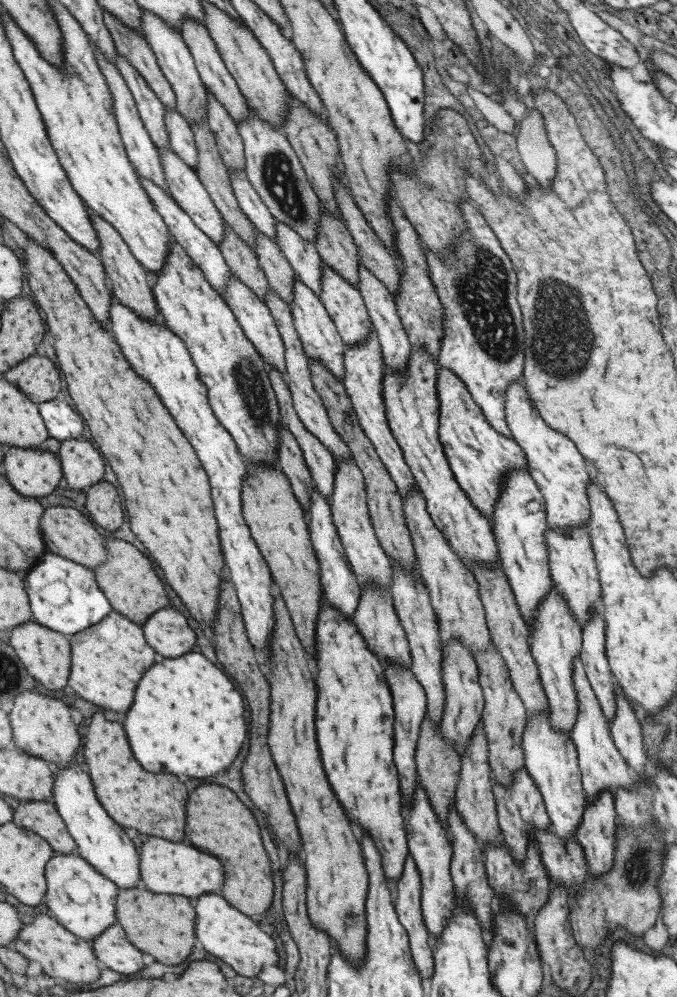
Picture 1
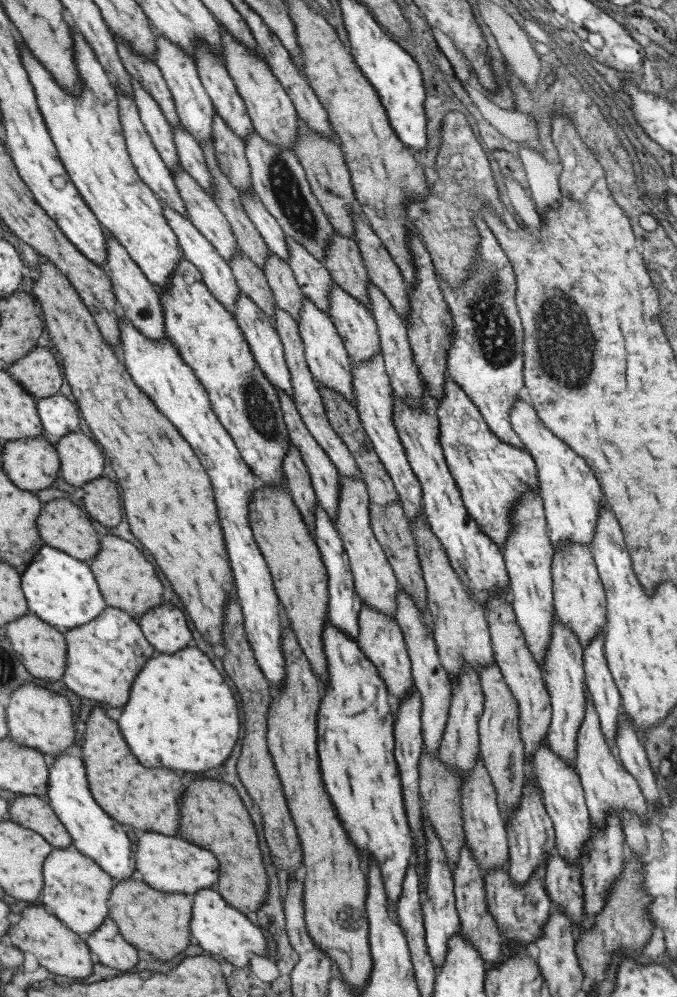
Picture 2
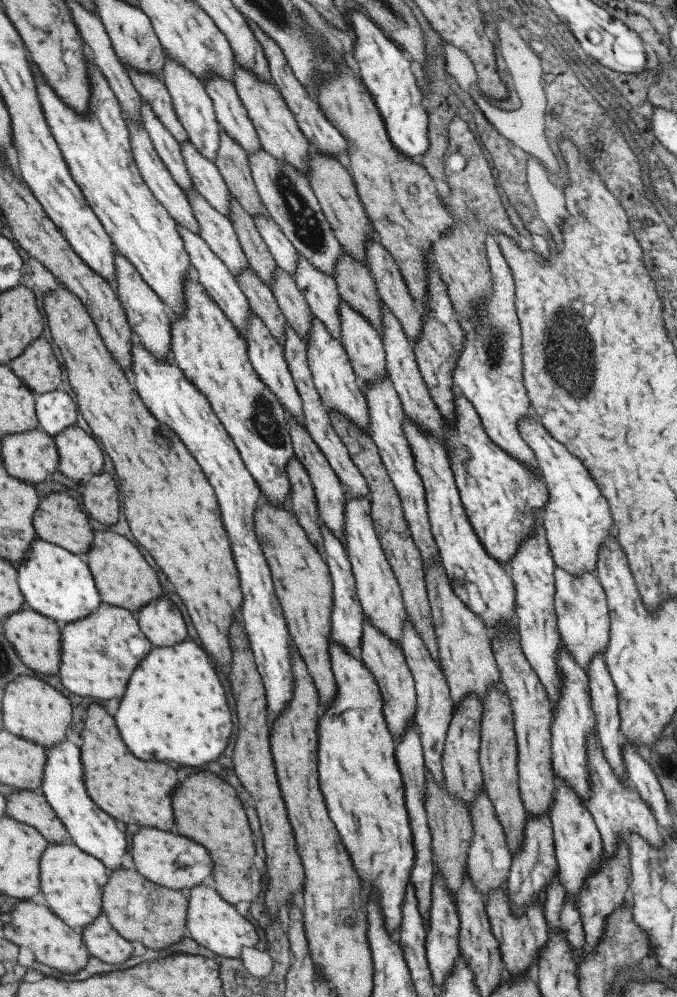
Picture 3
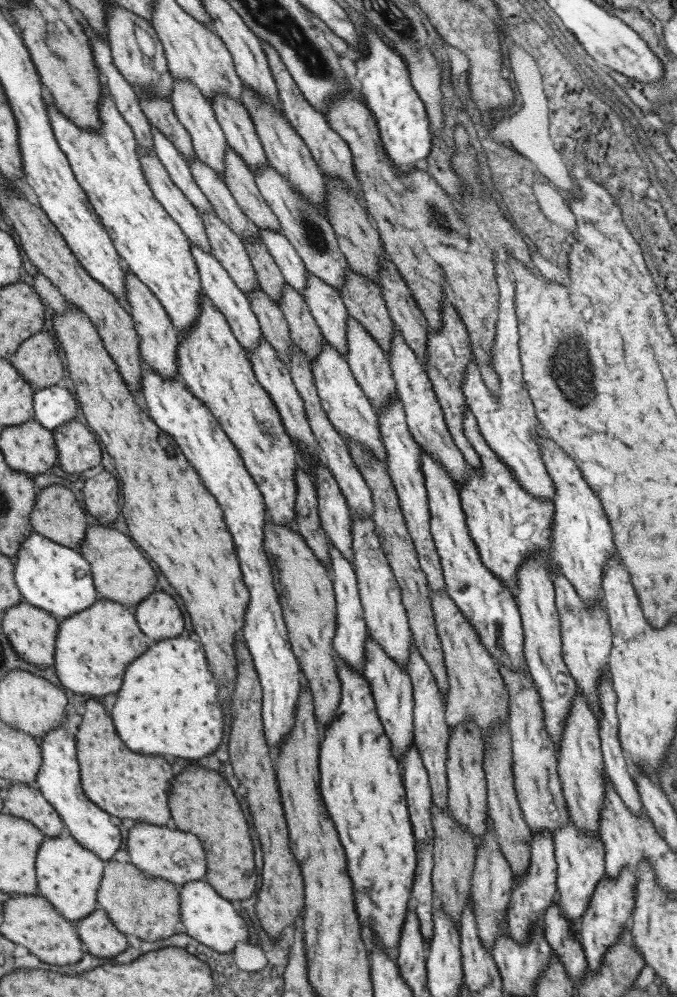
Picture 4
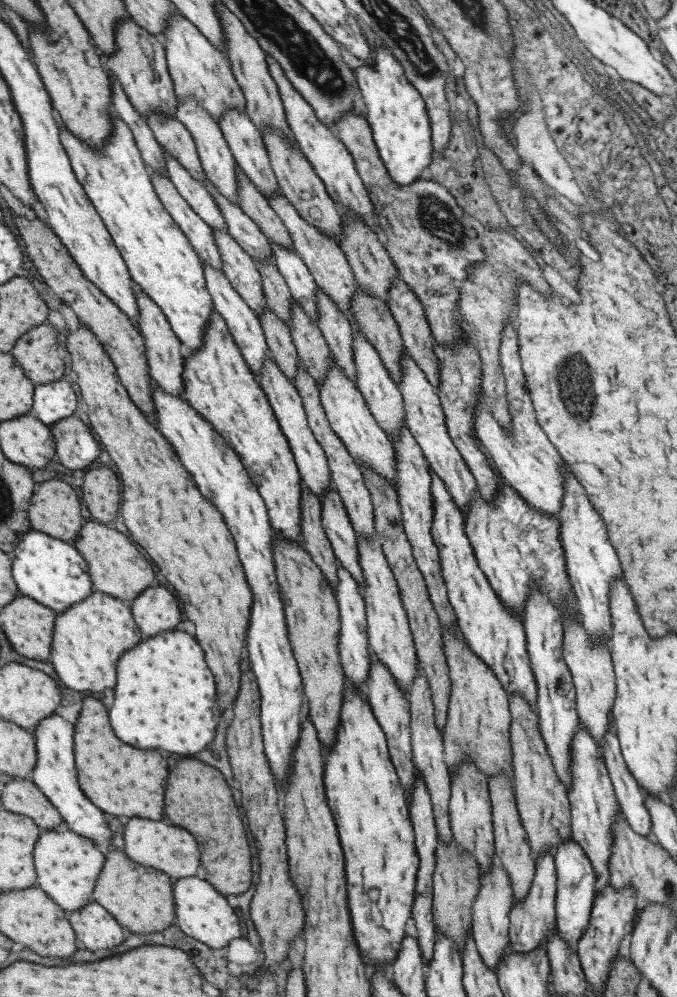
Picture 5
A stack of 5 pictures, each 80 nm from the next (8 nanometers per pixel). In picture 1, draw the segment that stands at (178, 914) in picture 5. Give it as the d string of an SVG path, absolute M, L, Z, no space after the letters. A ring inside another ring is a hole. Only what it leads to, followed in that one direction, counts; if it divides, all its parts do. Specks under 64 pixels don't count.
M206 892L193 901L195 909L194 935L195 942L200 944L210 955L221 959L223 964L229 965L237 974L247 978L256 977L262 966L276 966L277 952L275 944L259 925L233 908L217 894Z

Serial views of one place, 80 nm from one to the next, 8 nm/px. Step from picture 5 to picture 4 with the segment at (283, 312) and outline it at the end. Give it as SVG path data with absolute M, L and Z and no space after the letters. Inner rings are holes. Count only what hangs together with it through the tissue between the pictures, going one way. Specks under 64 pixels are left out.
M245 239L242 244L255 272L257 286L261 287L263 292L278 306L281 289L285 284L278 266L259 239Z

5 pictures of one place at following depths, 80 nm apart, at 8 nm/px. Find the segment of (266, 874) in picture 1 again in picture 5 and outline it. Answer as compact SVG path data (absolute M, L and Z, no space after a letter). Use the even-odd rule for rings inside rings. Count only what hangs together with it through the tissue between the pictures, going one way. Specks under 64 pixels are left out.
M193 758L187 764L179 760L169 772L165 782L165 816L171 824L181 826L195 836L200 850L200 866L205 870L205 880L221 896L243 894L251 886L249 846L243 822L233 803L231 790L216 768Z

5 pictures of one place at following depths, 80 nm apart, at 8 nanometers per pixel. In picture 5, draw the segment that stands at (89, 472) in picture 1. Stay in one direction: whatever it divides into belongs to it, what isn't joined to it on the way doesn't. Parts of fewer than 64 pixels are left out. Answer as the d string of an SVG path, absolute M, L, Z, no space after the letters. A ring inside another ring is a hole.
M68 416L50 426L55 443L55 457L71 471L91 465L99 456L101 444L89 426L77 417Z

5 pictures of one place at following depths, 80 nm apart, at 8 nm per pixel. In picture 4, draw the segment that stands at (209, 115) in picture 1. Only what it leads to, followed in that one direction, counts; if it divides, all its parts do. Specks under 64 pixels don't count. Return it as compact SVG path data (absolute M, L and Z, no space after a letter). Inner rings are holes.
M227 144L224 150L224 161L224 183L241 212L255 226L280 232L280 226L275 215L269 210L256 188L250 168Z

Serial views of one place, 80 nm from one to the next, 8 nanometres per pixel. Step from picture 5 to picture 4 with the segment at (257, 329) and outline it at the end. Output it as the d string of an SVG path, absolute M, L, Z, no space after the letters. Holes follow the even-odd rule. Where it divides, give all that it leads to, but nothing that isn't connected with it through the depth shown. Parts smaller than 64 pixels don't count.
M191 242L189 243L190 253L197 267L202 292L214 304L214 308L217 308L217 311L221 312L221 315L225 317L231 332L234 334L237 342L246 350L248 356L257 346L258 340L262 335L258 320L254 312L250 309L248 298L235 286L227 271L219 264L218 260L215 260L215 257L211 253L205 252L201 247L191 245Z

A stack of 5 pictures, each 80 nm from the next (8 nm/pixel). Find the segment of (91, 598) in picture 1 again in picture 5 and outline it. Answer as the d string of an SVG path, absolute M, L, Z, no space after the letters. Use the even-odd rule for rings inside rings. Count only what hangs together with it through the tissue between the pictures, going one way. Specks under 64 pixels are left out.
M30 529L15 543L11 576L19 594L35 600L55 613L63 612L76 602L85 600L93 591L87 563L73 545Z

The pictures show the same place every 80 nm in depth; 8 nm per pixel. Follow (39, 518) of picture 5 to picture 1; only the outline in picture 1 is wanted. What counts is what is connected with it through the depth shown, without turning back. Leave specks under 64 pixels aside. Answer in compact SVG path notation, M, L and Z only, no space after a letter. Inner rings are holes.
M59 505L44 510L39 519L39 530L43 540L44 549L72 560L88 569L100 566L106 559L104 540L93 524L85 518L84 514L72 507Z

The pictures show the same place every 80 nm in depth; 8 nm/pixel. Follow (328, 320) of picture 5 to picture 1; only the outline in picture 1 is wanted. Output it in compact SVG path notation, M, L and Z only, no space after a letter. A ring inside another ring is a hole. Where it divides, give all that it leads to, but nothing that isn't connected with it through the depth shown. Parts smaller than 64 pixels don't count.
M277 220L274 224L274 240L294 274L318 296L321 260L314 244L303 240L290 226Z

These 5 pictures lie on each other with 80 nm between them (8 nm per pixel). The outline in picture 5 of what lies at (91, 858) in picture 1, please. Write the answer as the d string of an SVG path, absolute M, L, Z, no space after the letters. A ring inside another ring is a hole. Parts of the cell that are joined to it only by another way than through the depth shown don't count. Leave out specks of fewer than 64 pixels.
M53 713L44 718L32 734L36 748L36 763L31 771L32 783L43 793L45 799L57 809L61 815L62 822L71 832L80 834L92 840L96 849L105 855L110 844L111 830L107 828L103 812L99 812L79 790L77 786L77 774L73 766L73 733L74 728L62 717Z

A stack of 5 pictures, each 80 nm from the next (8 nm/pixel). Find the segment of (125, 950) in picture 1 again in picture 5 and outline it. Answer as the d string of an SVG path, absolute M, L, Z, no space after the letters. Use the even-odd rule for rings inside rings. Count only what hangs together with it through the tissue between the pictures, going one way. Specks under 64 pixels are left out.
M91 900L80 910L67 913L74 935L83 948L113 948L124 939L122 926L100 904Z

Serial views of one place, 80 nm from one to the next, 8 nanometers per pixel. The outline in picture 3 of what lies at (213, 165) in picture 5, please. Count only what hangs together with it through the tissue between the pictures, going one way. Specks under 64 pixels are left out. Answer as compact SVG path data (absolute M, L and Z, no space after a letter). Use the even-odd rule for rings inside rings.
M165 56L165 64L163 64L162 82L168 91L172 108L178 121L185 129L188 141L197 149L201 156L207 157L210 161L215 158L216 150L219 142L220 126L216 121L213 107L205 93L202 82L189 70L185 70L179 62L171 60Z

